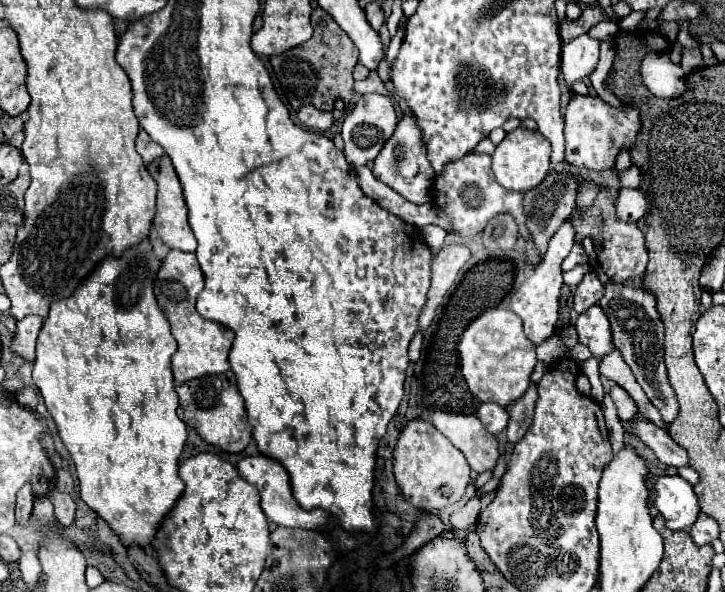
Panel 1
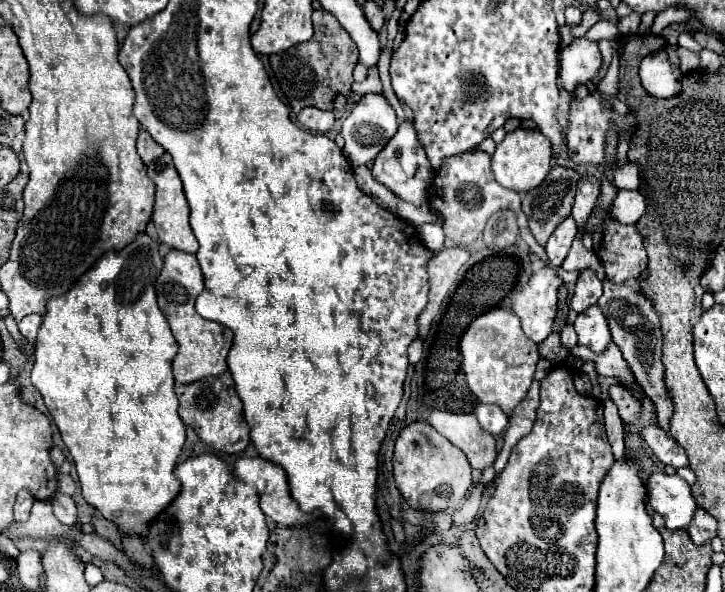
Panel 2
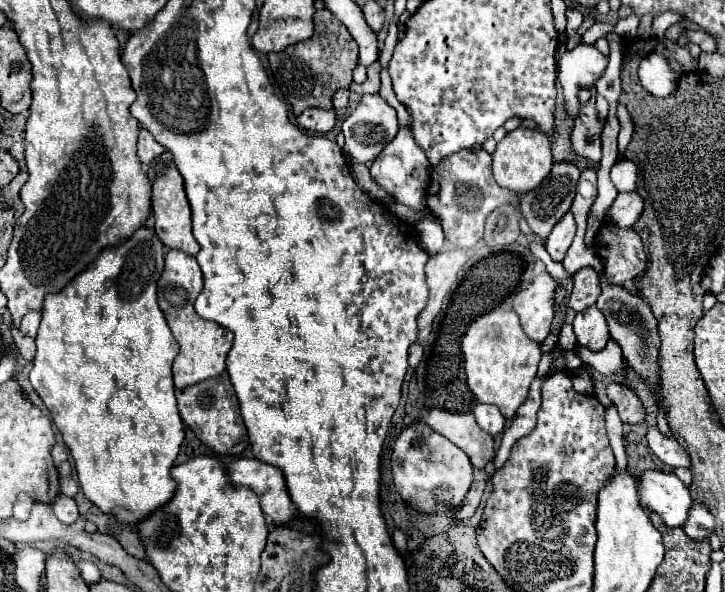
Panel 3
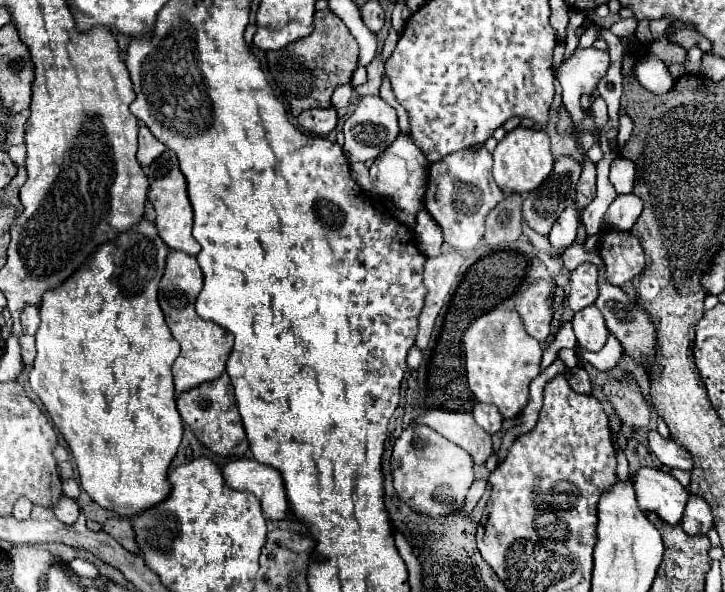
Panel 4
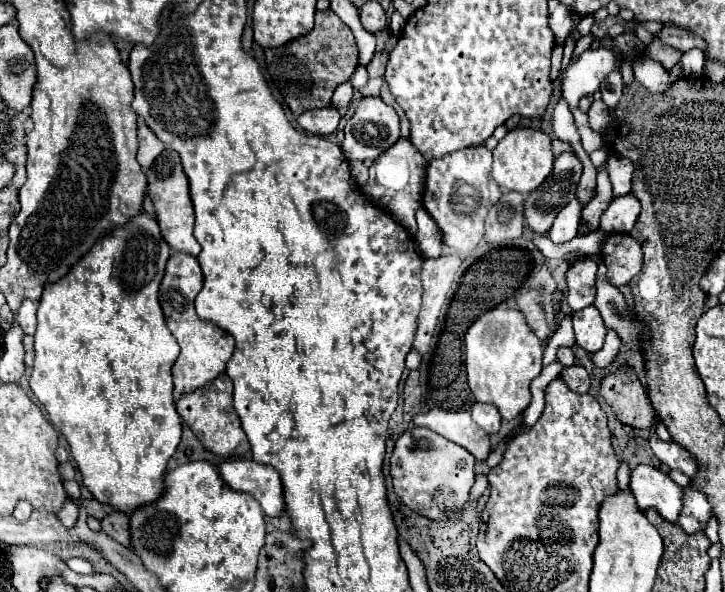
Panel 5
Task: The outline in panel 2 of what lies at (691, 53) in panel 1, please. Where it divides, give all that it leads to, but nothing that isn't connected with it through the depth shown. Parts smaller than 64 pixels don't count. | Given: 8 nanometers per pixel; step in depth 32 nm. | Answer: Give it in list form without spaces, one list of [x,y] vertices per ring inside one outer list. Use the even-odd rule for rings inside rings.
[[[676,48],[676,52],[678,52],[678,58],[680,58],[680,70],[682,72],[692,72],[692,70],[698,68],[698,62],[700,62],[698,54],[692,54],[686,48]]]

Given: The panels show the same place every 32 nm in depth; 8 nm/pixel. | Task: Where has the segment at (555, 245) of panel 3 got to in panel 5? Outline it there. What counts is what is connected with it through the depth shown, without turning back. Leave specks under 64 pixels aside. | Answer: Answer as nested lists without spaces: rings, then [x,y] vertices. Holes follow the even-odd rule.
[[[574,198],[572,202],[568,202],[558,214],[556,220],[548,232],[550,240],[554,244],[564,244],[568,240],[572,240],[578,232],[578,222],[580,222],[580,214],[582,214],[582,206],[578,202],[578,198]]]

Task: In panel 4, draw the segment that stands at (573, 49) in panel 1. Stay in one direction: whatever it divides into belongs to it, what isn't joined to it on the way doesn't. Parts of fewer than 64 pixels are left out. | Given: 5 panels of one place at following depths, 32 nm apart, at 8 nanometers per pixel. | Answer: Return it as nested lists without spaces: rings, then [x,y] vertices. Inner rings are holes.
[[[596,48],[576,50],[560,64],[556,78],[562,86],[562,100],[572,120],[578,126],[586,117],[580,105],[582,94],[592,94],[610,68],[610,54]]]

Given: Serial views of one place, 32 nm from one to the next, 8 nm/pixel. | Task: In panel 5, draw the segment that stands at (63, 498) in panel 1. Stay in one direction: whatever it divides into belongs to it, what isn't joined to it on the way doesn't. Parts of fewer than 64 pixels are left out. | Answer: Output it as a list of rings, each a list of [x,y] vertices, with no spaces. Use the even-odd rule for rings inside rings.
[[[68,502],[66,506],[64,506],[64,510],[58,514],[58,520],[70,530],[70,528],[74,528],[76,526],[76,520],[78,520],[78,506],[74,504],[74,502]]]

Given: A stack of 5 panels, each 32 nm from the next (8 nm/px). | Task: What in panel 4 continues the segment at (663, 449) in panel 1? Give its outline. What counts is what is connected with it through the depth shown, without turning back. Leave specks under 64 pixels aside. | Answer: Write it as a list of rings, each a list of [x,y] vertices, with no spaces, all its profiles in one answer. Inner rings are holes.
[[[652,430],[648,434],[648,444],[650,450],[658,456],[658,460],[670,468],[680,468],[686,472],[692,472],[694,468],[694,460],[692,456],[688,456],[688,452],[684,448],[680,448],[680,444],[676,444],[672,438],[662,438],[656,430]]]

